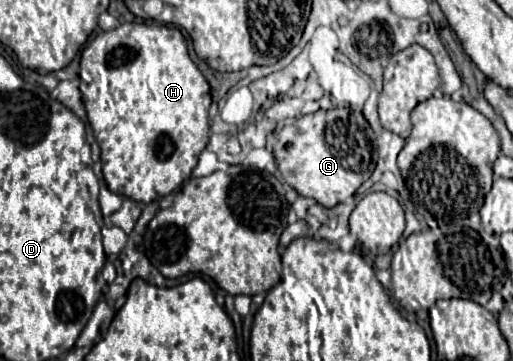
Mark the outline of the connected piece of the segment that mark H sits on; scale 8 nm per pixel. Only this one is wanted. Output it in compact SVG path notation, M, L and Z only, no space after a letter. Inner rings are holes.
M122 23L116 29L100 31L82 51L78 79L87 121L102 151L104 181L112 193L120 193L138 203L150 203L170 195L190 177L198 155L208 143L208 109L212 97L208 81L192 63L186 41L178 29Z

